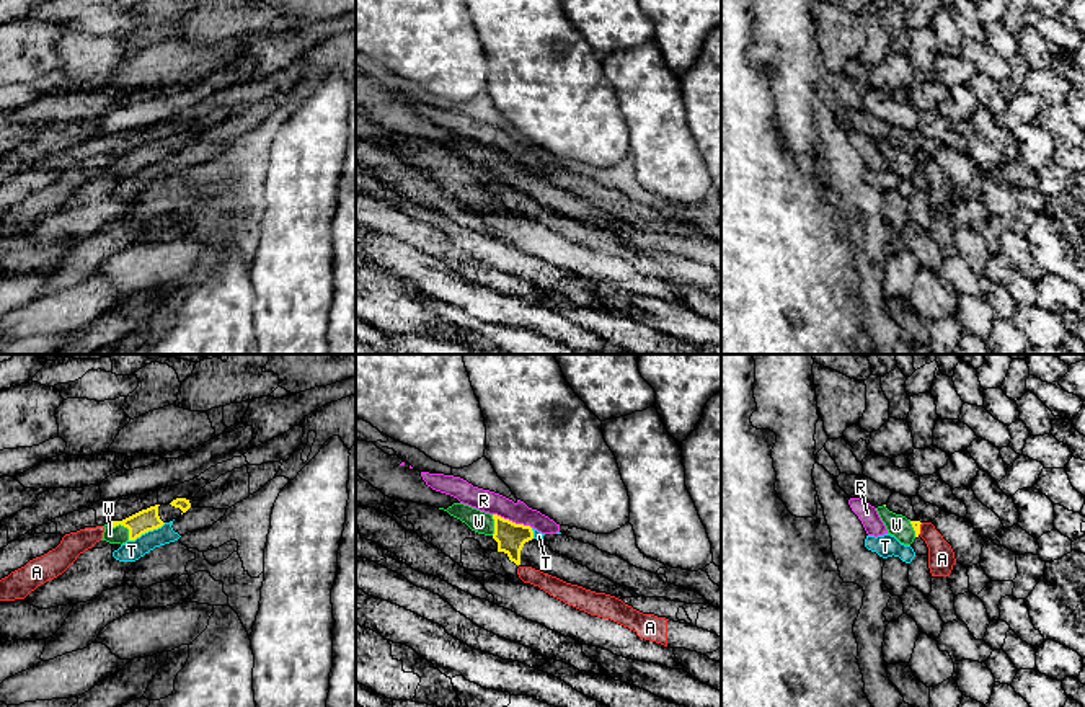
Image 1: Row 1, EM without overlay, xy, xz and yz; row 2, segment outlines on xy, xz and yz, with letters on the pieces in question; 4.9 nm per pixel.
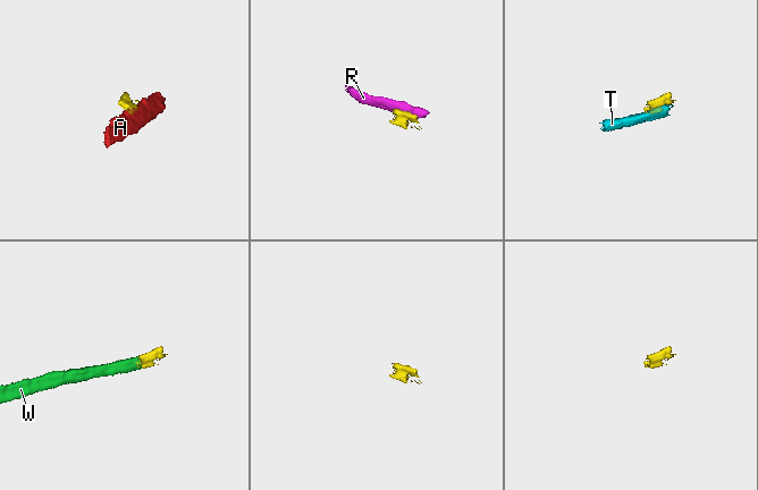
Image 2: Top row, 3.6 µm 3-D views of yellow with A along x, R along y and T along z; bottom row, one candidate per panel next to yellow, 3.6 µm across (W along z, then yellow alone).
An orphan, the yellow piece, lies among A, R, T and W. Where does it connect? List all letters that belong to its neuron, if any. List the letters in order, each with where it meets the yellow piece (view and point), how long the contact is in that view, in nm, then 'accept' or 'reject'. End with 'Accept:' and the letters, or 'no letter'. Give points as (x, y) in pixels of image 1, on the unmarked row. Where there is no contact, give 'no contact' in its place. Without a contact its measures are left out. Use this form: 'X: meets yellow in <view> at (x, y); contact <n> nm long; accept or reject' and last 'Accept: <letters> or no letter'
A: meets yellow in yz at (919, 164); contact 70 nm long; reject
R: meets yellow in xz at (511, 155); contact 200 nm long; reject
T: meets yellow in xy at (147, 165); contact 200 nm long; reject
W: meets yellow in xy at (124, 160); contact 130 nm long; accept
Accept: W

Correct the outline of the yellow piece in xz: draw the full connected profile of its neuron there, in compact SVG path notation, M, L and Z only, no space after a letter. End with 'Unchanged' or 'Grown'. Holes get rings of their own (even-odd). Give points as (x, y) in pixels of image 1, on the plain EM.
M454 137L444 145L465 157L472 165L491 170L498 176L498 186L504 186L516 199L532 201L596 227L605 227L615 232L640 232L630 222L620 220L591 206L587 201L553 186L543 175L534 171L530 160L516 158L498 149L489 149L463 137Z. Grown

